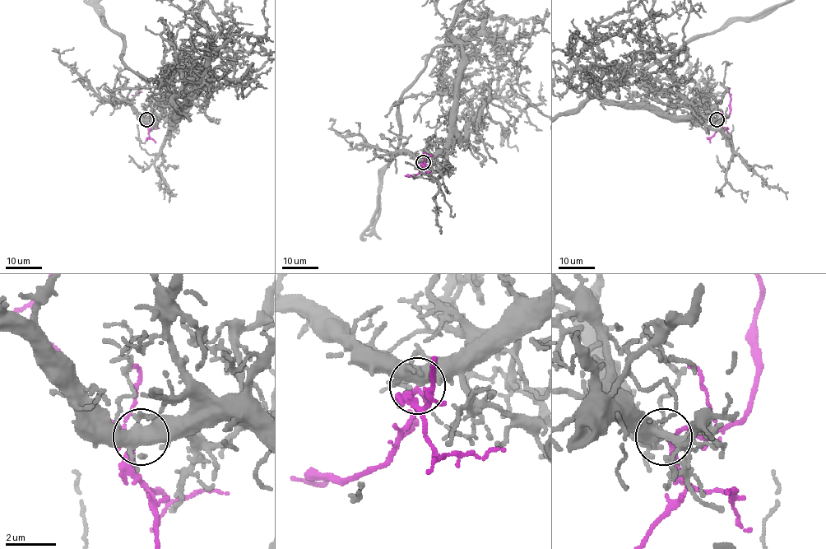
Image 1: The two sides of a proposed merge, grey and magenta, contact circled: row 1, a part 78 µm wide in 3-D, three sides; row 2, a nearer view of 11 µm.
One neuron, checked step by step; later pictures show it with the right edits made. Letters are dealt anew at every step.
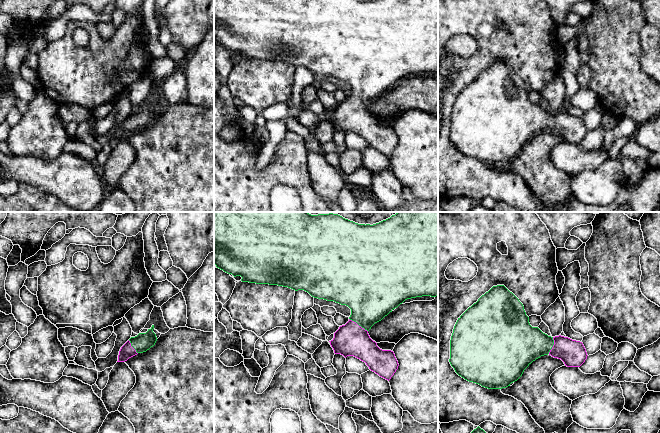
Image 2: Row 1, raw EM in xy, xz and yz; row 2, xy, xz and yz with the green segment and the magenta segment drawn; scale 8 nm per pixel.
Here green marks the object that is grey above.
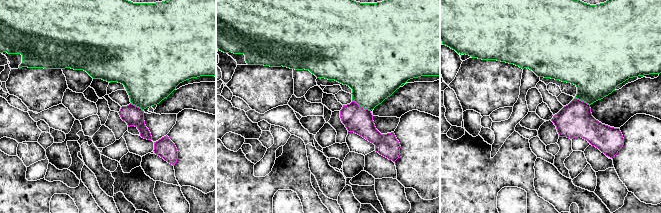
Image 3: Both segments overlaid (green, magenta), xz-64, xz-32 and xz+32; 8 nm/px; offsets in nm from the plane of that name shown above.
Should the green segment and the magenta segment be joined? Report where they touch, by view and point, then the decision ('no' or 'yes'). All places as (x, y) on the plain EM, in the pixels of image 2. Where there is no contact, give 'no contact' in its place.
xz (358, 100) | yes

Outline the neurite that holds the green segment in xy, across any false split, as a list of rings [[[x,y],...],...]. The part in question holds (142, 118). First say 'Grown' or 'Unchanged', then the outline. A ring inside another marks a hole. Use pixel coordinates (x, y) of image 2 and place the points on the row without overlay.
Grown. [[[154,101],[146,109],[139,109],[131,113],[120,125],[117,138],[125,138],[129,134],[143,129],[153,123],[157,117],[156,110],[153,108]]]

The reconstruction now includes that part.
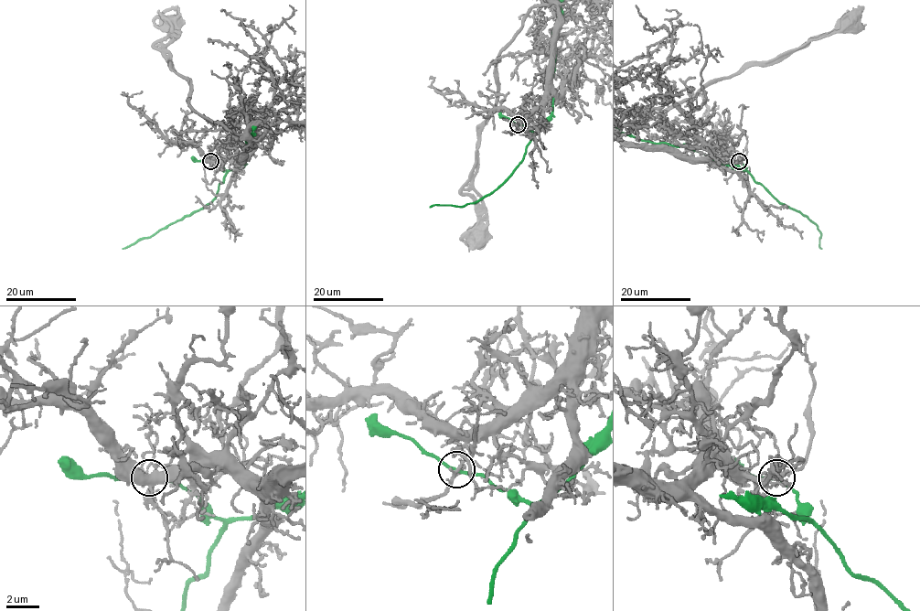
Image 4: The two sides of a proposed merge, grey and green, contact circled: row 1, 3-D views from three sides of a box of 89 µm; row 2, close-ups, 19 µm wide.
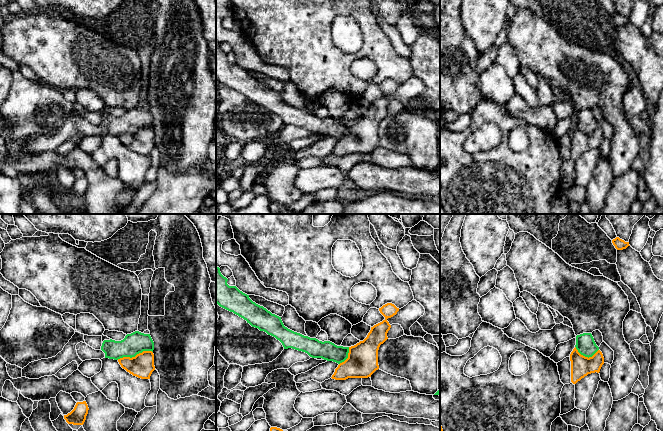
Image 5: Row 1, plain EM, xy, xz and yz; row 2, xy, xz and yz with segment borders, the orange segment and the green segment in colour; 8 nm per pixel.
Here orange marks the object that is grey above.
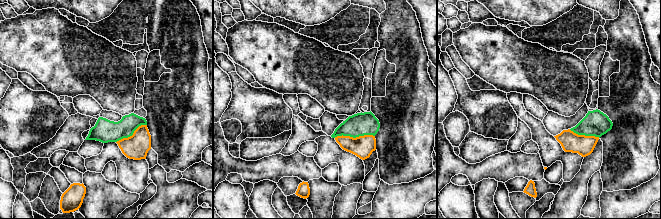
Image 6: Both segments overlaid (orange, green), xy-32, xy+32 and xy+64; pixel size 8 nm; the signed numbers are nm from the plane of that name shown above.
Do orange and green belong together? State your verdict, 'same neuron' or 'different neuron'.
different neuron

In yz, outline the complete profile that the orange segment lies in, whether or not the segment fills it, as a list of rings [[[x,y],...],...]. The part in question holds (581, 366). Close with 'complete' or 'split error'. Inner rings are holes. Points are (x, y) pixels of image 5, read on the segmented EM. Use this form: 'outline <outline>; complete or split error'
outline [[[576,347],[570,354],[571,361],[571,382],[576,384],[582,378],[591,373],[599,373],[604,364],[604,357],[600,350],[598,350],[592,357],[585,357],[581,355]]]; complete

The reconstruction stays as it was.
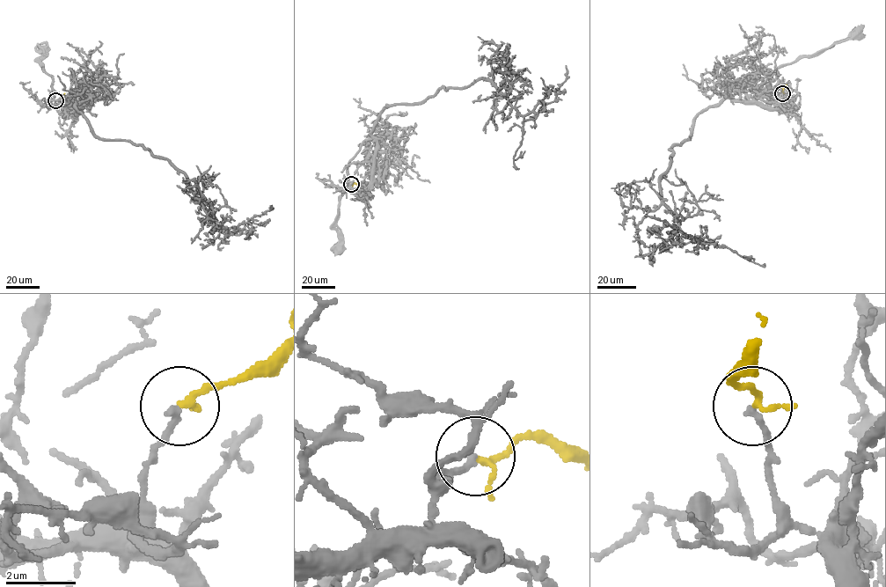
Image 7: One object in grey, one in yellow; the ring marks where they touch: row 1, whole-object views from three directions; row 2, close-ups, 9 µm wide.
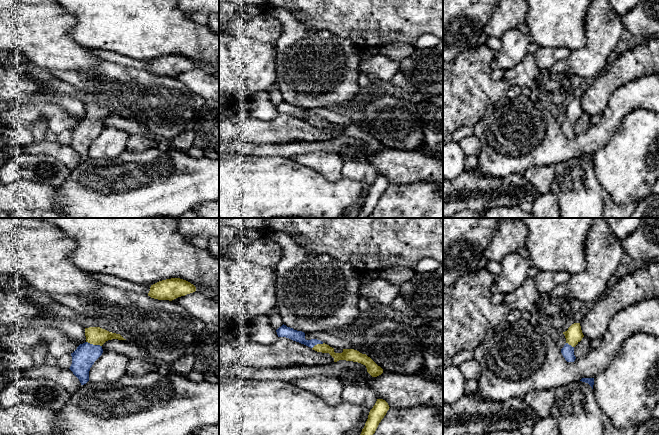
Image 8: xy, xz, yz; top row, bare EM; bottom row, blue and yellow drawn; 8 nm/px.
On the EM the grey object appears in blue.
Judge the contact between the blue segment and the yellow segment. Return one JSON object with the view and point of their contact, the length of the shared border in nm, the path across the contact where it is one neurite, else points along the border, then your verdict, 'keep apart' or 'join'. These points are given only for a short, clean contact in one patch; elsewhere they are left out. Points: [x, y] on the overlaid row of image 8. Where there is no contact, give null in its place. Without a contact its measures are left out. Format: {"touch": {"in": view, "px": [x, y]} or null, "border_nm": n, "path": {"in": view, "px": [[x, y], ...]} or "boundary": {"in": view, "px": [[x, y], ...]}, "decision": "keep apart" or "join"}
{"touch": {"in": "xy", "px": [94, 345]}, "border_nm": 130, "path": {"in": "xy", "px": [[85, 355], [94, 345], [94, 335]]}, "decision": "join"}

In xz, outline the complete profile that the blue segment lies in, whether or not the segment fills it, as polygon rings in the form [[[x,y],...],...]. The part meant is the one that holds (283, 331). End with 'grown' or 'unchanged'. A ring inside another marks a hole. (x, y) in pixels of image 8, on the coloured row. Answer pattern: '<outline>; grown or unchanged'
[[[282,325],[277,330],[278,337],[286,337],[293,341],[304,344],[317,352],[329,353],[333,358],[334,362],[339,360],[358,362],[366,366],[367,372],[372,377],[377,377],[383,373],[383,369],[378,366],[370,357],[366,354],[362,354],[354,349],[343,349],[342,353],[335,353],[334,348],[323,343],[317,339],[306,340],[305,333],[302,331],[294,330],[293,328]]]; grown

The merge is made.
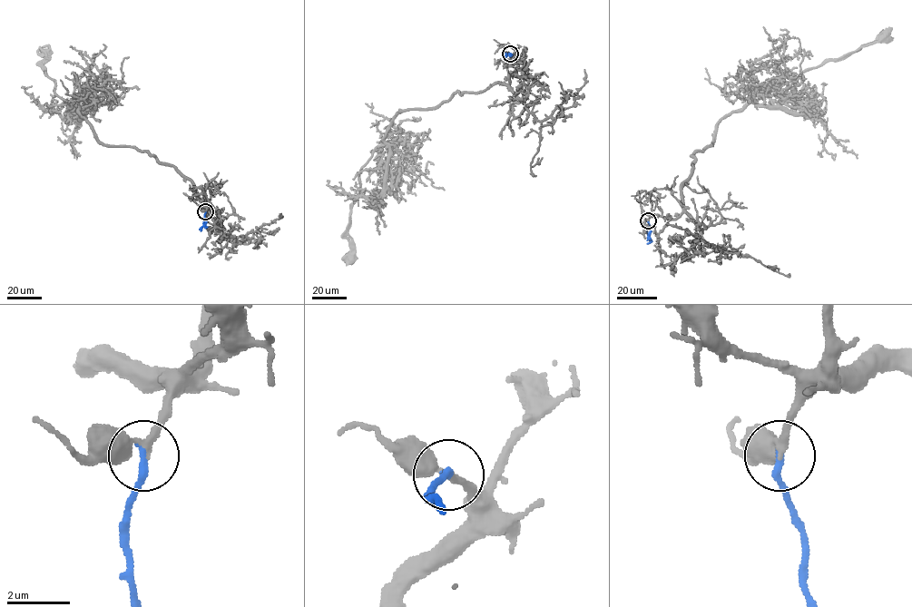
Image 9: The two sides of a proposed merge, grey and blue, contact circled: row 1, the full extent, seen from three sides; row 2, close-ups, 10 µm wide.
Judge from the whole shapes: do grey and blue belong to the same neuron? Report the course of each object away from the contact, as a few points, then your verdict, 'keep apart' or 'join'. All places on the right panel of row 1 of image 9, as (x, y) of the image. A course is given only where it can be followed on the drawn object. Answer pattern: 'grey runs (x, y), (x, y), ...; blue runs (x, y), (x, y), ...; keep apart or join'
grey runs (648, 220), (681, 214), (681, 187), (692, 168), (691, 156), (711, 144), (722, 118), (758, 93), (885, 37); blue runs (648, 220), (650, 242), (647, 243); join

